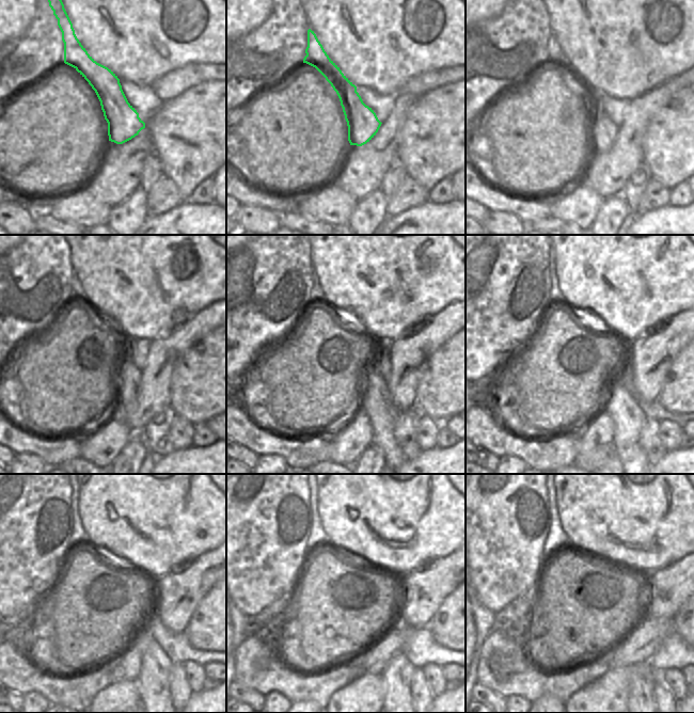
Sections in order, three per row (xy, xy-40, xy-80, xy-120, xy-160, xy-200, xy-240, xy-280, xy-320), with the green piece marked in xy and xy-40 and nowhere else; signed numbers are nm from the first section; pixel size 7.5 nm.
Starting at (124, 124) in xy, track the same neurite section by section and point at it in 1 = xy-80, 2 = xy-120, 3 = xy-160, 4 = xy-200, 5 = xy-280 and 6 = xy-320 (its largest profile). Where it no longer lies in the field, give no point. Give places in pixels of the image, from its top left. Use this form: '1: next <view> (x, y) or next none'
1: next xy-80 (602, 131)
2: next xy-120 (127, 377)
3: next xy-160 (373, 392)
4: next xy-200 (617, 401)
5: next xy-280 (397, 675)
6: next xy-320 (643, 675)

